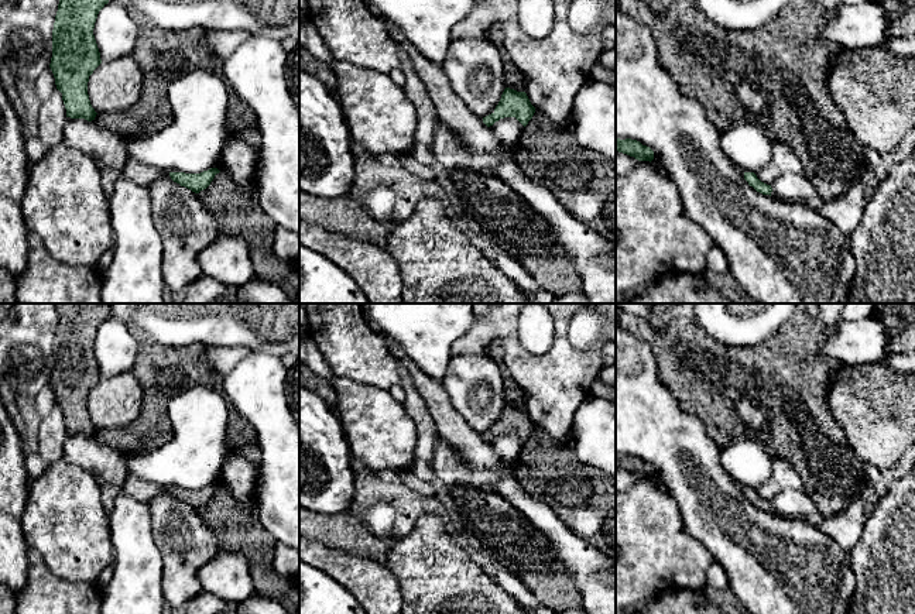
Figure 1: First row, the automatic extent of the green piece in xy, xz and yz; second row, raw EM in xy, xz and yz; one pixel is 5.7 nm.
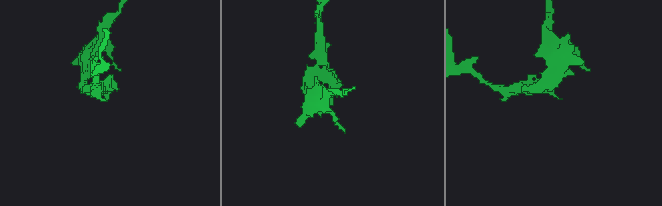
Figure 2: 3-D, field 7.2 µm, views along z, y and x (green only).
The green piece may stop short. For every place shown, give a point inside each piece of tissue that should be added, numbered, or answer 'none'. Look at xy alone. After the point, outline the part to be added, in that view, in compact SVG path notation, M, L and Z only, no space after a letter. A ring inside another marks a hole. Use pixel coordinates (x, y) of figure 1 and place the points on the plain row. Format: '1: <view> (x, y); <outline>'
none

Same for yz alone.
none

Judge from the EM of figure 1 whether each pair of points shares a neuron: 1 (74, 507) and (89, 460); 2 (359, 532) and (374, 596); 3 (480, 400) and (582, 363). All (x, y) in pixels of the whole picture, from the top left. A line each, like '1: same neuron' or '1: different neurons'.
1: different neurons
2: different neurons
3: different neurons

